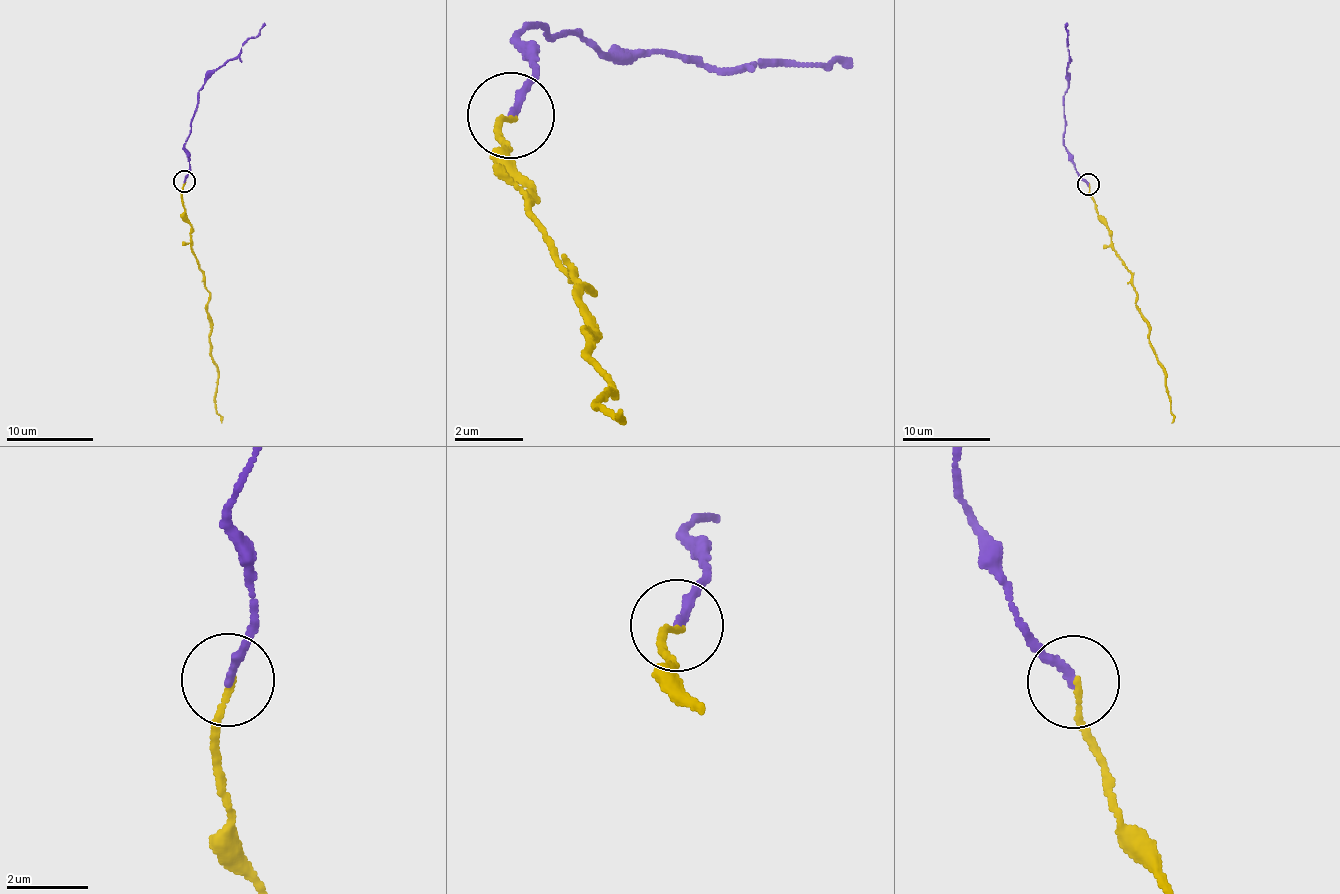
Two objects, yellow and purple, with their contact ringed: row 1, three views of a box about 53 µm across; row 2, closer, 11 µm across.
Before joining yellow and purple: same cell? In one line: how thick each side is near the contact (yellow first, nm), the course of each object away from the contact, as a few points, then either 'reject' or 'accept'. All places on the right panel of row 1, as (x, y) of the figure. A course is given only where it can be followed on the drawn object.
130/200 nm | yellow via (1087, 185), (1116, 255), (1131, 274), (1137, 309), (1148, 326), (1148, 344), (1163, 370), (1172, 422) | purple via (1088, 185), (1063, 143), (1063, 95), (1067, 83), (1067, 65), (1071, 60), (1068, 22) | accept

